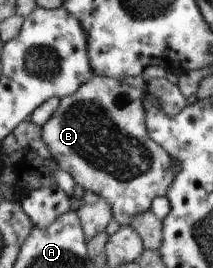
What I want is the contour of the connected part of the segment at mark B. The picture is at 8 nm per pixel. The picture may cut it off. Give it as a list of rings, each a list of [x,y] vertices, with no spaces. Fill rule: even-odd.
[[[141,74],[118,80],[93,75],[79,86],[75,93],[60,98],[57,109],[42,125],[40,133],[58,168],[68,173],[74,183],[84,190],[92,191],[106,201],[110,207],[112,219],[120,226],[129,226],[133,217],[149,210],[151,201],[155,197],[165,195],[175,177],[169,169],[171,157],[151,138],[144,122],[143,103],[149,98],[153,98],[165,113],[171,114],[185,107],[183,95],[166,78],[147,79]]]

